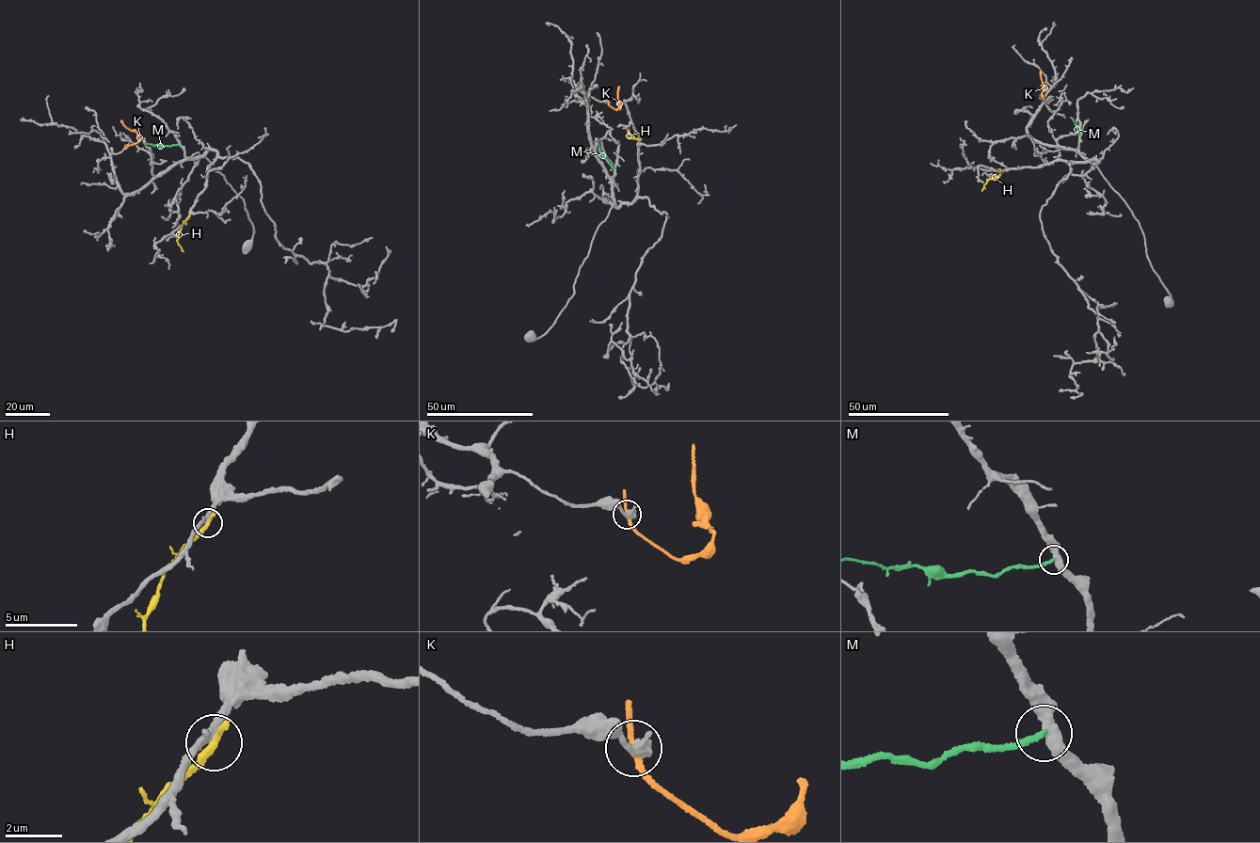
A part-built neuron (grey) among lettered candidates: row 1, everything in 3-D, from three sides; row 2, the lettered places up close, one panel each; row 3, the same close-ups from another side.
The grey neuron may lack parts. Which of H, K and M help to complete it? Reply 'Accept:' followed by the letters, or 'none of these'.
Accept: none of these

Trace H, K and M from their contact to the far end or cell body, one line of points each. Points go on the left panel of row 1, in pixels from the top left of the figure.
H: (188, 217), (177, 237), (183, 251)
K: (128, 145), (137, 142), (139, 137), (121, 119)
M: (179, 144), (147, 144)

